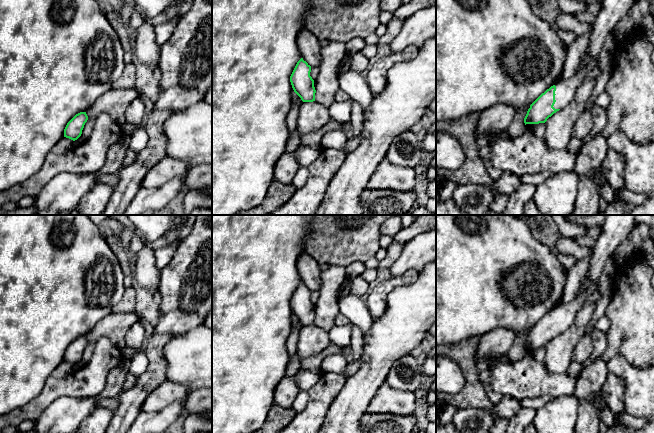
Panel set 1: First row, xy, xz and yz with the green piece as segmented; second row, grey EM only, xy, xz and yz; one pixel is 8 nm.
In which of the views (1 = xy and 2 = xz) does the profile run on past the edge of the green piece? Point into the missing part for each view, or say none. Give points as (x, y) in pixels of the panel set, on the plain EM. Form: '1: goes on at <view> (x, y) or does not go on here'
1: does not go on here
2: does not go on here

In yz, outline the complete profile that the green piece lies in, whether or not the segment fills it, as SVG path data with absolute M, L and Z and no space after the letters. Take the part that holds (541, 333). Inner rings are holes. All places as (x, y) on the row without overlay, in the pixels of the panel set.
M635 215L606 216L602 233L594 246L593 256L589 259L586 274L574 299L568 304L559 303L530 329L524 342L525 349L545 347L574 323L577 313L584 305L585 282L600 279L607 260L635 226Z

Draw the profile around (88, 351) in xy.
M88 341L88 344L85 347L84 352L82 354L82 358L78 363L83 364L83 365L86 364L92 357L94 347L95 347L95 342Z

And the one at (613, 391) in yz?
M609 372L601 392L607 407L614 414L625 412L625 391L623 379Z

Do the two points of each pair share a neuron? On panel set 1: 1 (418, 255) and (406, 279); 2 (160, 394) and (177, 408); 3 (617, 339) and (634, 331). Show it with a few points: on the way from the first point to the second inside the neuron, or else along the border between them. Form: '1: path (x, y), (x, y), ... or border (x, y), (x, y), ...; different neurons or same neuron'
1: border (418, 272), (406, 270), (399, 275), (391, 276); different neurons
2: border (184, 397), (173, 401), (159, 410), (150, 412); different neurons
3: path (621, 336), (623, 334), (630, 334); same neuron

